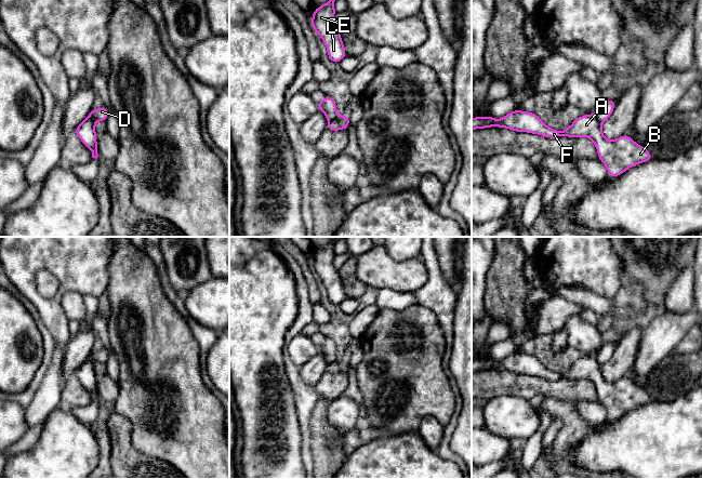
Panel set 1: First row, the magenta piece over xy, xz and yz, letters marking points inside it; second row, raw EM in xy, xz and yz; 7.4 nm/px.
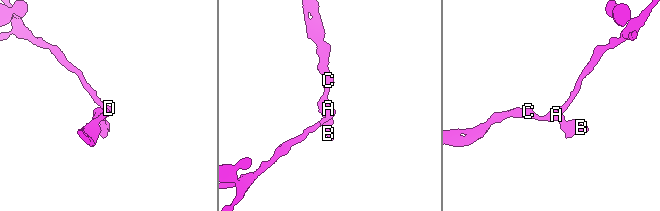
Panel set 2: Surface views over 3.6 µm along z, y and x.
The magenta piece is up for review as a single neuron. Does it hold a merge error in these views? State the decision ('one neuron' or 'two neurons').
two neurons

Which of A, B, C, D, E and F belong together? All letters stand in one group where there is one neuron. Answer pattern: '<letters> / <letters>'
A B C E F / D

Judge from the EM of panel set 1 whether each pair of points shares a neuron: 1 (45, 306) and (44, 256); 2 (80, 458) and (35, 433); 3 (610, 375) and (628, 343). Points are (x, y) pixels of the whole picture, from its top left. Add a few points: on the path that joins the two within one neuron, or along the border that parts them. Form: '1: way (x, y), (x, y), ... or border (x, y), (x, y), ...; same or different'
1: way (34, 294), (29, 290), (29, 271), (32, 268); same
2: border (44, 422), (39, 439), (32, 446), (20, 452); different
3: way (616, 368), (622, 361), (625, 350); same

